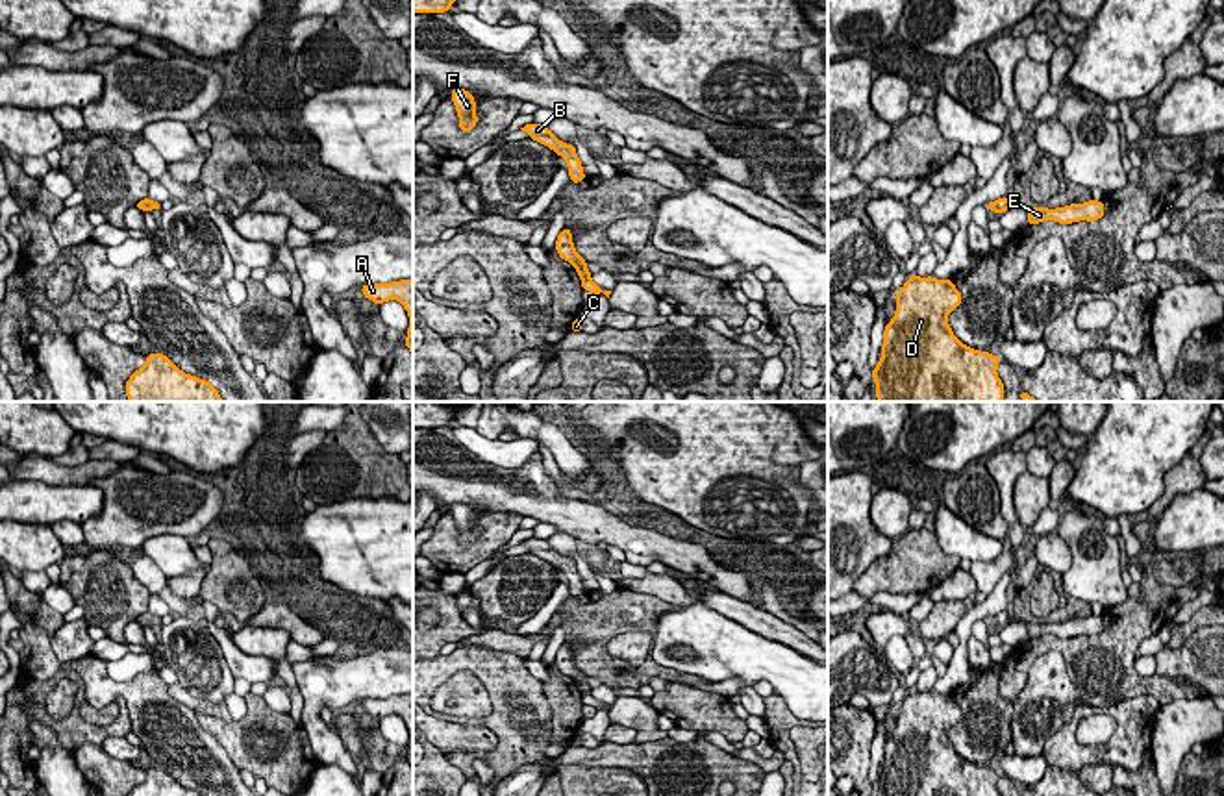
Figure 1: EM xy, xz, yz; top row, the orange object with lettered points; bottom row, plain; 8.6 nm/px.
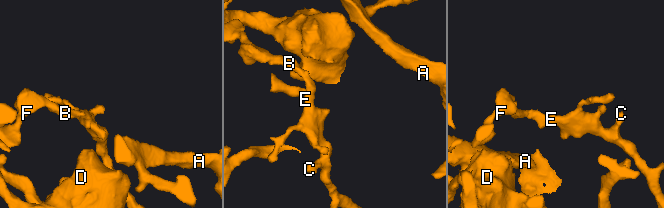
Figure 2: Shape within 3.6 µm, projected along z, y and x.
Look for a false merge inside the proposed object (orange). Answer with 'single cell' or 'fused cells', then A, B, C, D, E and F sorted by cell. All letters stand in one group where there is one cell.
single cell; groups A B C D E F

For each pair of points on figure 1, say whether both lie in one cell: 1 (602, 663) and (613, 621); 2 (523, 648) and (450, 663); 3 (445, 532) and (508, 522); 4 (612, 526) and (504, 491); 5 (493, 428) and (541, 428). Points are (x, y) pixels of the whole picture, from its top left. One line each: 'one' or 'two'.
1: one
2: two
3: one
4: one
5: one

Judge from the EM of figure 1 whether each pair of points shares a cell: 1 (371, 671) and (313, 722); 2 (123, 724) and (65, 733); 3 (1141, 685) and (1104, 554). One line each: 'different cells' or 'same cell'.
1: same cell
2: same cell
3: different cells

